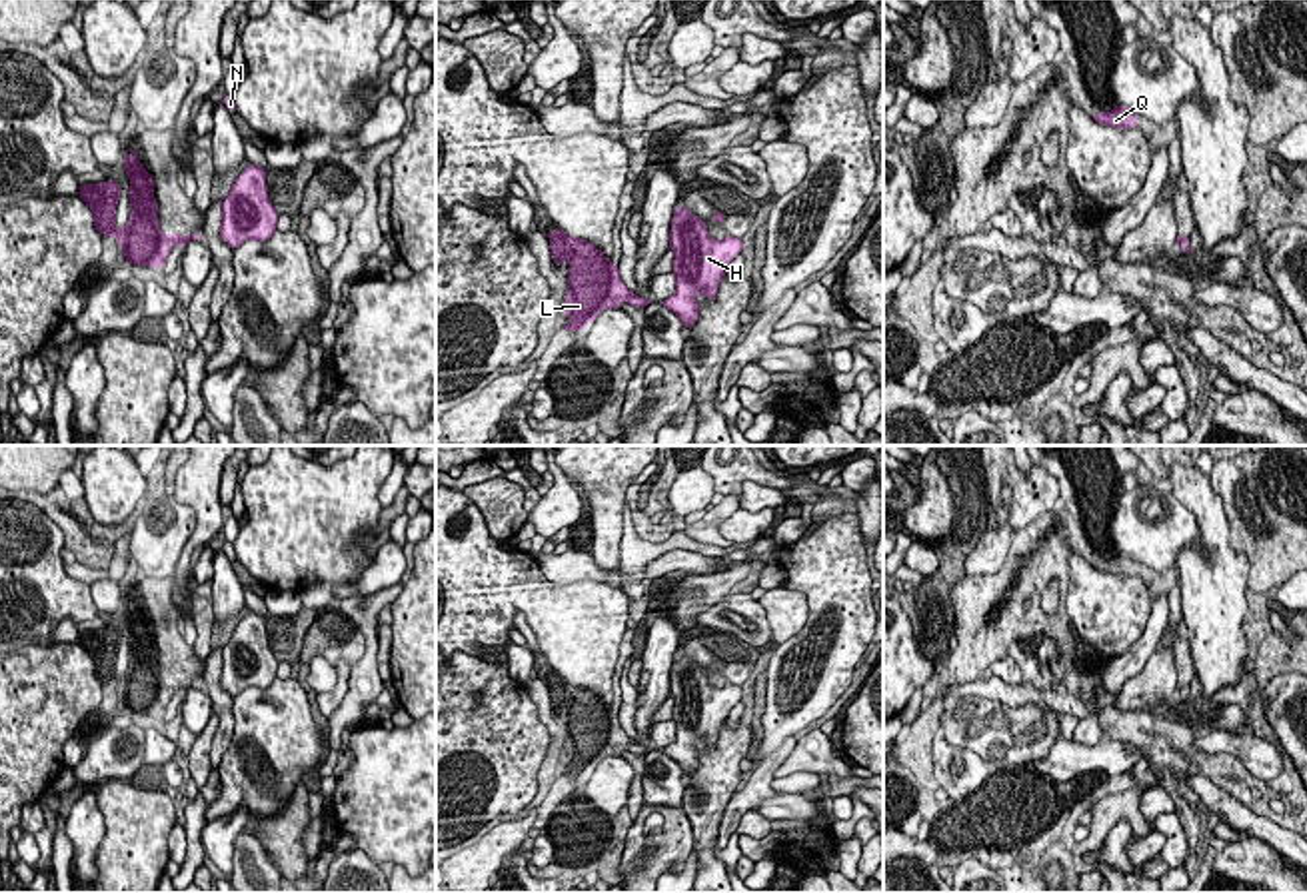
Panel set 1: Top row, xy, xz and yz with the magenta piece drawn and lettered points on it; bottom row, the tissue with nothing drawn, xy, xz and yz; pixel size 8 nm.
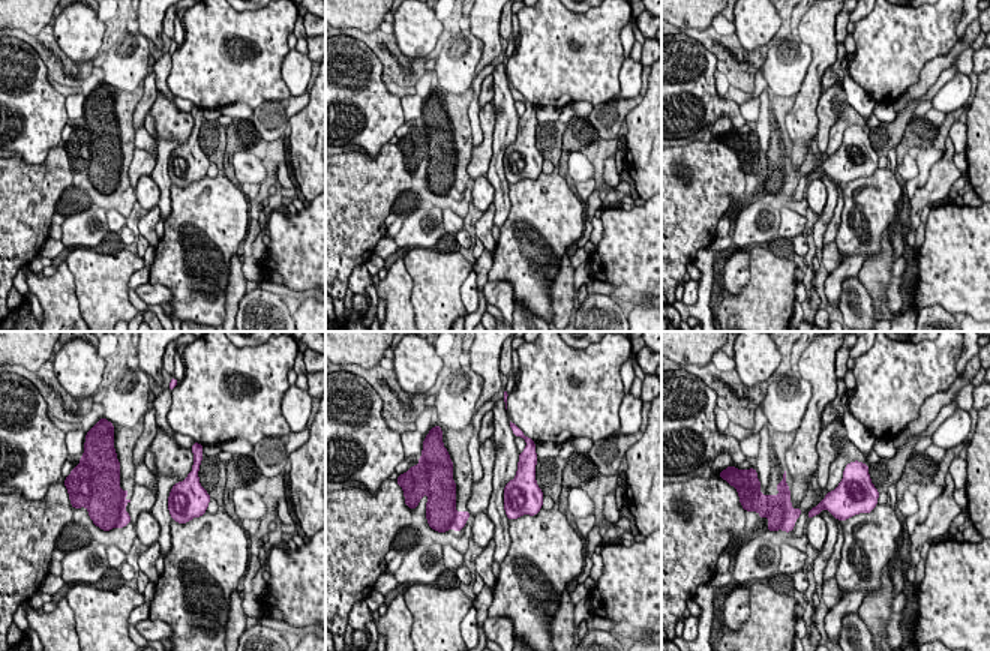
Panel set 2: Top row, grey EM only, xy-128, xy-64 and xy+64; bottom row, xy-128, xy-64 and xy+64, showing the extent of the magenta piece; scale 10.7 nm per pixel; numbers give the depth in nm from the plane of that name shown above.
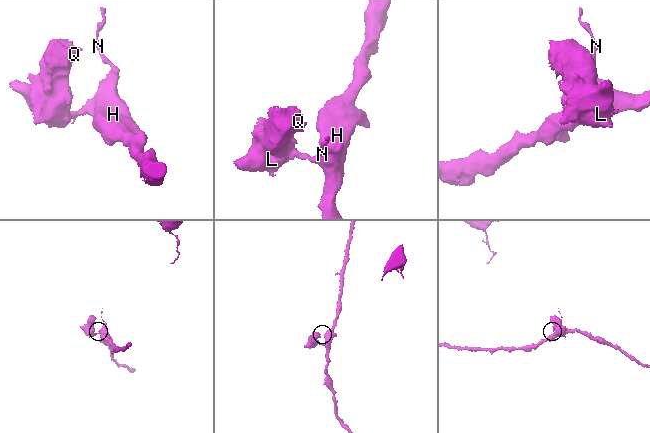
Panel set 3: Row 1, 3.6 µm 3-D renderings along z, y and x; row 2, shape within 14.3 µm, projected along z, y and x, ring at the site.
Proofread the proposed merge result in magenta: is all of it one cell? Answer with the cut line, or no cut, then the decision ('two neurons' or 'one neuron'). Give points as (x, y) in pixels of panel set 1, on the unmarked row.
xz (634, 742), (626, 746) | two neurons

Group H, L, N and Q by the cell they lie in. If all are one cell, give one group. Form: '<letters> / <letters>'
H N / L Q

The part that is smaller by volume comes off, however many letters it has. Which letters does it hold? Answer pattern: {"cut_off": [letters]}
{"cut_off": ["L", "Q"]}

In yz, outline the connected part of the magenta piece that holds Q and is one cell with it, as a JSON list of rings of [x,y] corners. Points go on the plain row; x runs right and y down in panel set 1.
[[[1119,551],[1111,559],[1091,561],[1091,567],[1111,575],[1137,575],[1137,561]]]

